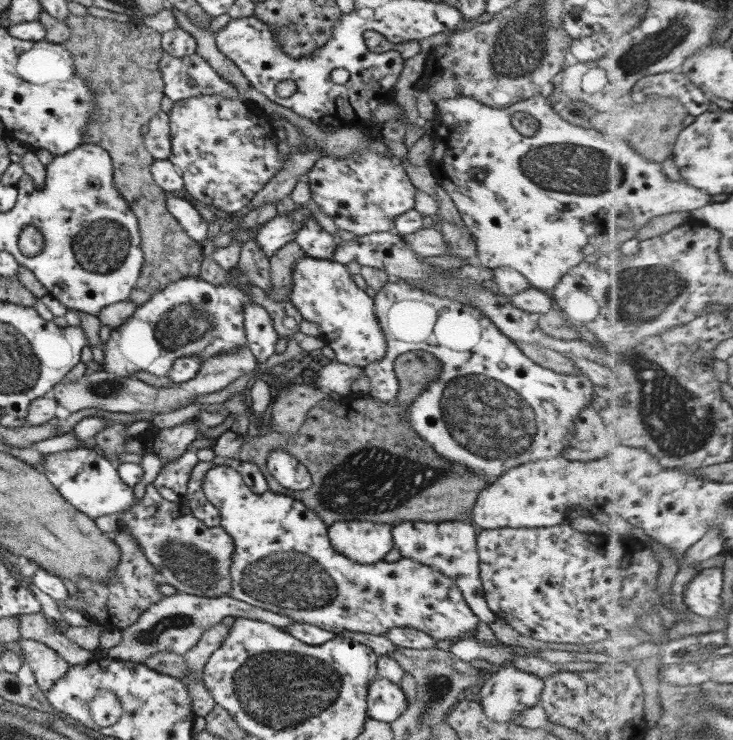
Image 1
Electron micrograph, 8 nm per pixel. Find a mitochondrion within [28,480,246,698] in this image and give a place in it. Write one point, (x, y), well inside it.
(196, 567)

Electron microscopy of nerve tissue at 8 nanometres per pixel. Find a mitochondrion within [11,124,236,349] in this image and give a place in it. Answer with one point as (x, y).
(103, 245)

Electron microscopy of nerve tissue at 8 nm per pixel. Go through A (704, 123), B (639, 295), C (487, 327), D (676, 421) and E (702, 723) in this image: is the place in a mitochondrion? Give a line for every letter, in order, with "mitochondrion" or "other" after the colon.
A: other
B: mitochondrion
C: other
D: mitochondrion
E: mitochondrion

